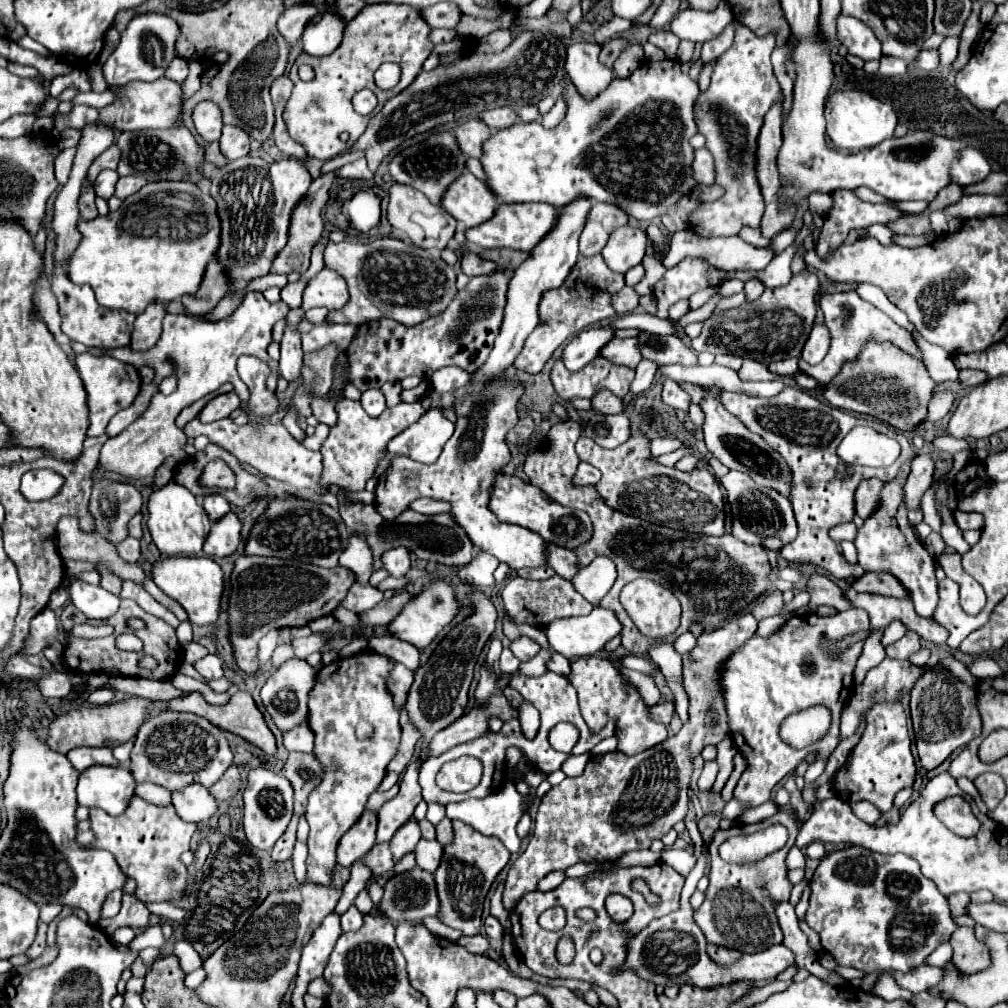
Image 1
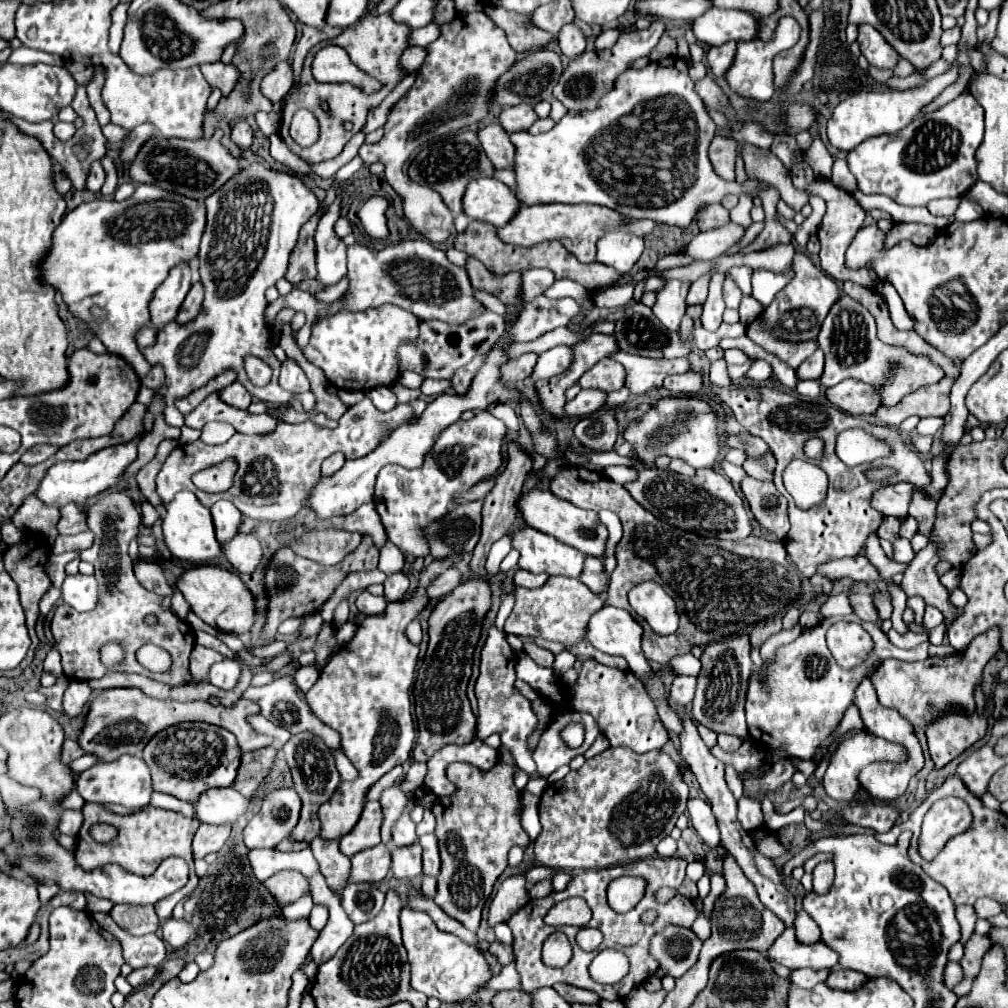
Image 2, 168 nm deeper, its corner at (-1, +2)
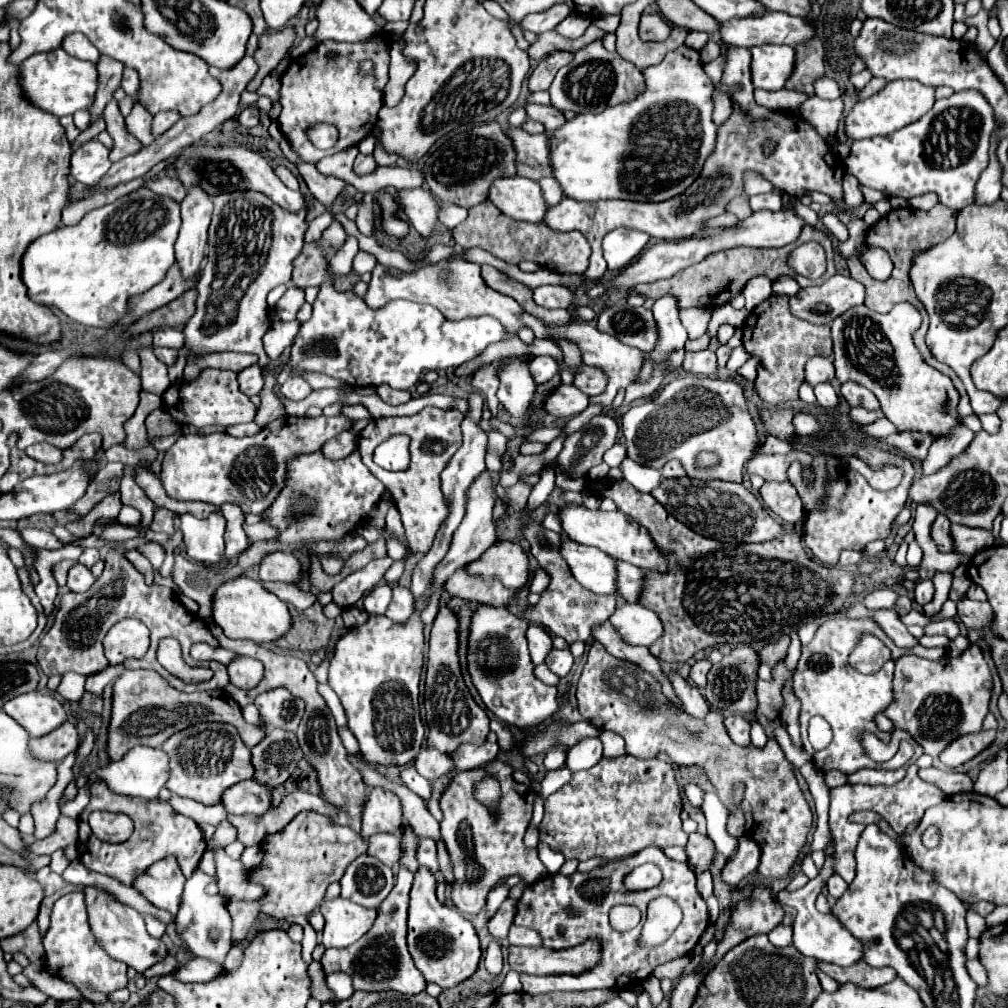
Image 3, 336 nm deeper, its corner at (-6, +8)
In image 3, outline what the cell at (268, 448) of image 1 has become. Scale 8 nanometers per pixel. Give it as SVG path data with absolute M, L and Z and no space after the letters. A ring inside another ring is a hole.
M202 369L202 373L194 381L178 381L178 383L170 385L166 389L166 393L162 395L162 401L164 401L166 411L178 425L230 427L236 423L254 421L254 415L256 415L256 407L238 389L236 373L222 371L222 369Z

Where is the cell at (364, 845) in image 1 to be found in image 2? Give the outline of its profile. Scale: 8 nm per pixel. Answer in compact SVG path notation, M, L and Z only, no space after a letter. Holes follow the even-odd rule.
M367 801L365 815L361 815L361 819L357 821L357 827L353 827L353 831L349 831L349 835L345 835L345 839L339 841L341 853L347 857L353 857L363 849L369 849L381 843L381 837L379 837L381 819L383 817L381 817L379 801Z

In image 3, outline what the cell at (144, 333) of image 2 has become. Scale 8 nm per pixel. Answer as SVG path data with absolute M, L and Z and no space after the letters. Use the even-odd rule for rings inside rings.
M158 329L154 331L154 345L156 347L172 347L176 351L180 351L184 347L184 333L178 329Z

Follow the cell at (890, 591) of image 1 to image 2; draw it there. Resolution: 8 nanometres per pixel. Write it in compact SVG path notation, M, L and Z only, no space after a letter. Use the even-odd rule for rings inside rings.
M929 543L923 551L915 555L915 559L907 565L903 573L901 589L907 597L919 595L925 599L927 605L935 605L945 615L945 623L949 625L957 617L957 611L949 605L949 591L941 585L939 575L935 571L935 565L939 561L935 551L935 543Z

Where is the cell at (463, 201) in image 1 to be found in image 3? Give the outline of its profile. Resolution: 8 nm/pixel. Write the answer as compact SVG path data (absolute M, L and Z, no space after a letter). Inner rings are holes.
M506 177L494 181L488 199L494 201L502 213L516 221L542 223L548 211L548 203L544 201L540 185L522 177Z

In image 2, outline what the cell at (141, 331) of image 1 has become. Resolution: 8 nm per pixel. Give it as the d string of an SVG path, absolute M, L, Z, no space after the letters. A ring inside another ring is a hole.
M187 265L181 267L173 267L173 271L169 271L169 277L165 279L165 283L161 287L157 287L157 291L153 293L153 299L149 303L149 315L151 315L151 323L155 327L159 327L161 323L169 323L177 317L177 311L191 287L193 279L191 279L191 269Z

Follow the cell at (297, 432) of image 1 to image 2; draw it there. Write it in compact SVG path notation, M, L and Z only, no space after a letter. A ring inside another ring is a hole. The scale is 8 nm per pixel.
M287 357L287 361L281 365L279 385L281 385L285 391L291 391L291 393L305 393L305 391L311 389L309 379L305 377L303 369L301 369L291 357Z

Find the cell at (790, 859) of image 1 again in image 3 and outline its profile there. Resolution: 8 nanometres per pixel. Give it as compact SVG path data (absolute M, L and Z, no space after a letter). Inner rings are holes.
M912 763L906 771L906 777L892 785L892 787L884 787L884 785L840 785L840 787L834 787L830 791L830 807L829 807L829 827L834 841L836 841L836 871L840 873L840 877L846 881L846 883L852 883L854 879L854 849L856 849L856 843L858 843L858 837L865 828L864 825L855 824L848 821L848 817L854 812L864 811L864 809L872 809L876 811L882 819L886 819L890 823L890 827L900 835L908 829L908 825L916 823L922 819L924 811L930 807L930 805L938 805L946 799L946 793L932 785L932 783L926 783L918 777L918 767Z

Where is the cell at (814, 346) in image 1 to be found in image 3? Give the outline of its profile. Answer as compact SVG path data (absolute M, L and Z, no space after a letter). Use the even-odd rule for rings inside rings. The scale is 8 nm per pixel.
M814 357L806 365L806 381L814 387L818 383L830 383L834 379L834 365L832 357Z

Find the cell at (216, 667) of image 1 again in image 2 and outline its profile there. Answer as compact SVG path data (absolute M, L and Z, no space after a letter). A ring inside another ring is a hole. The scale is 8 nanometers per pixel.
M223 659L221 663L211 665L207 679L209 679L209 683L213 683L221 689L231 689L237 683L239 675L241 675L241 665L233 659Z

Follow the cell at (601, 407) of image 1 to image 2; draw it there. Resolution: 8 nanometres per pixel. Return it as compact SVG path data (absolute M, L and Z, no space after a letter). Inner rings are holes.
M581 389L573 401L565 403L567 415L589 415L607 403L607 393L601 389Z

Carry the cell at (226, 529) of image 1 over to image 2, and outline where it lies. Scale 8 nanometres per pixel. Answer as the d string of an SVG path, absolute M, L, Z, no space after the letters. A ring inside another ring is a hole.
M239 531L235 537L221 543L221 551L235 571L251 573L257 565L261 565L261 545L251 533Z

